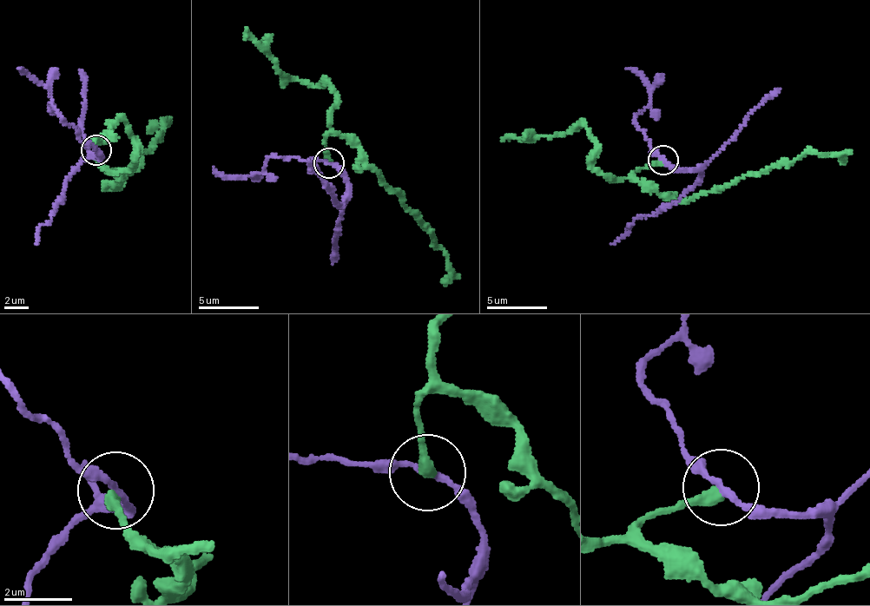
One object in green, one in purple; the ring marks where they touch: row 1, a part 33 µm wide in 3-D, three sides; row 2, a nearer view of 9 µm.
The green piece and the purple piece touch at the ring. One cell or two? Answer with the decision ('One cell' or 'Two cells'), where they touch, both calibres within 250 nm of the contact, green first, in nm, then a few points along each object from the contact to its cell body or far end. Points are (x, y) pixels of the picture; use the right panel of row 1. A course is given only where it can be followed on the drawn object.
Two cells. Place: (662, 160). Thickness 340 nm (green) against 160 nm. Course of green: (663, 162), (633, 174), (677, 200), (694, 200), (748, 175), (757, 176), (807, 153), (840, 156), (842, 163). Course of purple: (663, 159), (676, 168), (697, 167), (701, 175), (691, 189), (633, 220), (610, 244)

